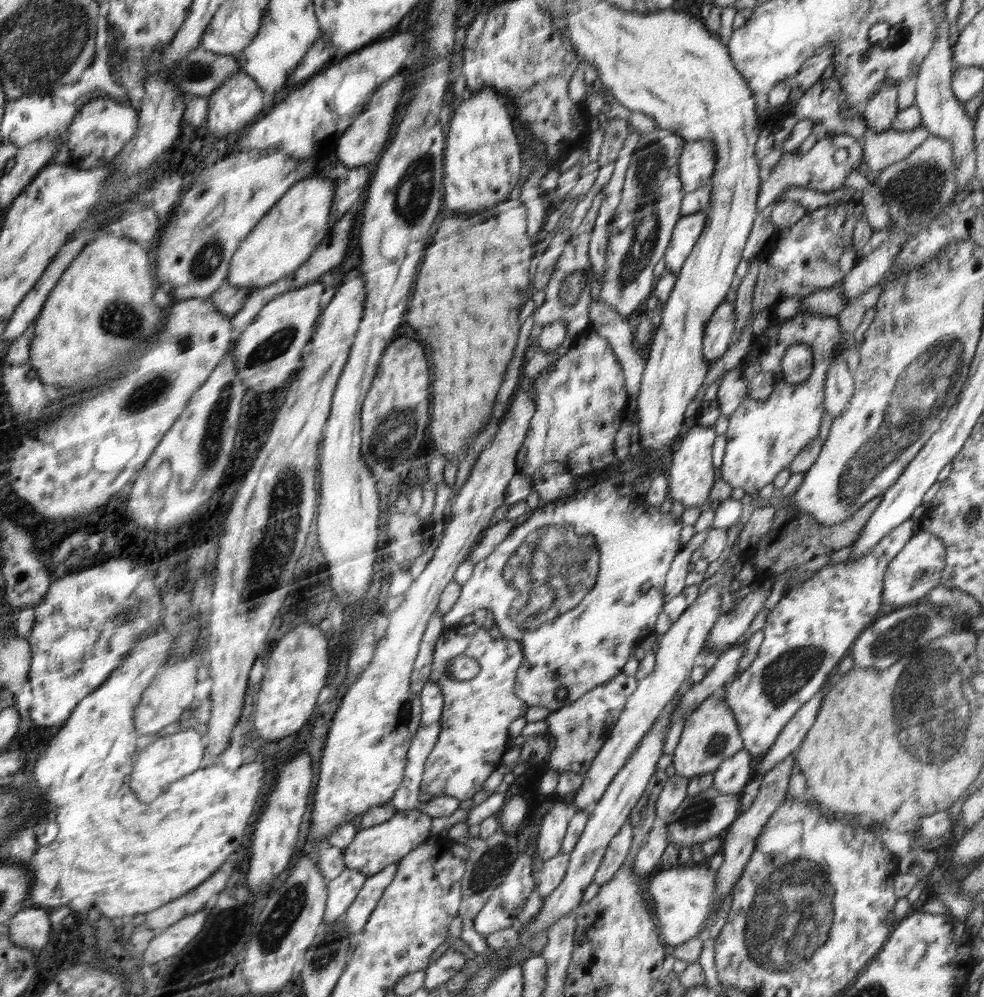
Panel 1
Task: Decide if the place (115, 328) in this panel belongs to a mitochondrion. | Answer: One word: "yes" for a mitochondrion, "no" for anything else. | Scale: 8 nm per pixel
yes

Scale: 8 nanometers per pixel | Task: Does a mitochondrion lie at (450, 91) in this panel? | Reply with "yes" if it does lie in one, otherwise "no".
no

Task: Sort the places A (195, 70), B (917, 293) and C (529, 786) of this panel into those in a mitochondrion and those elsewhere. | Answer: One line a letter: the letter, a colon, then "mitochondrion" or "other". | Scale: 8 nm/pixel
A: mitochondrion
B: other
C: other

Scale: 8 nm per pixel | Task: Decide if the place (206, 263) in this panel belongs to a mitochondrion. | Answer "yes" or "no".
yes

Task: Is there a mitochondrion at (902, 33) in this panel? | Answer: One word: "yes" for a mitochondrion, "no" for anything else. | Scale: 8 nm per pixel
yes

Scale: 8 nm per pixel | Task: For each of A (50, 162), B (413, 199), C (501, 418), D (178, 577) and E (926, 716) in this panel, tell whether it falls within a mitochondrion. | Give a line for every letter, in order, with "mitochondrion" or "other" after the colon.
A: other
B: mitochondrion
C: other
D: mitochondrion
E: mitochondrion

